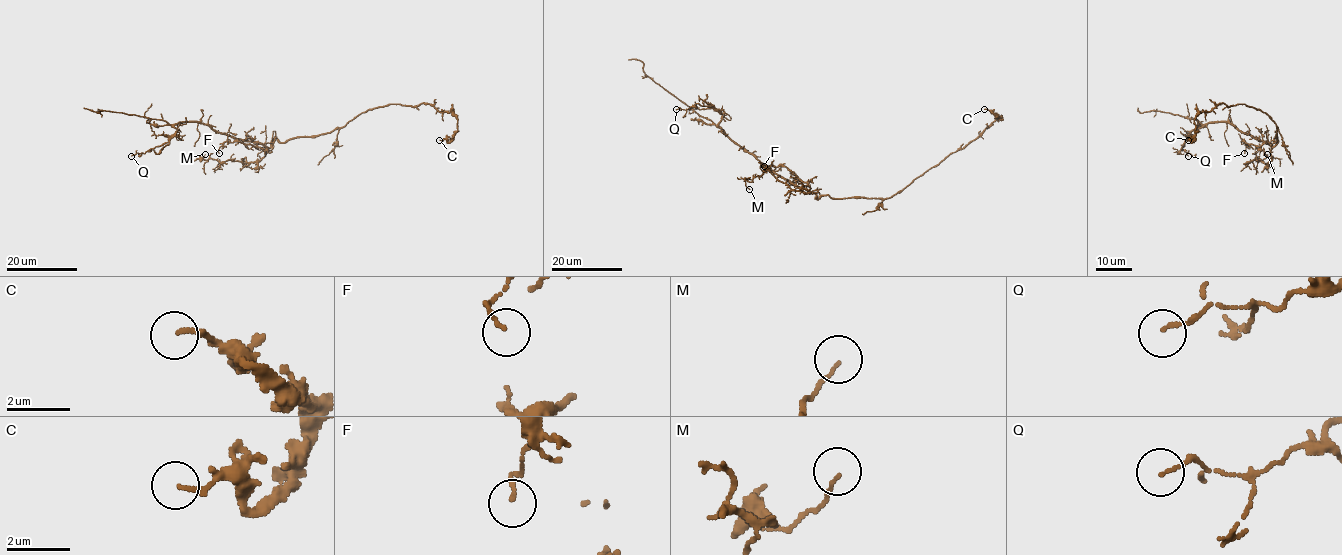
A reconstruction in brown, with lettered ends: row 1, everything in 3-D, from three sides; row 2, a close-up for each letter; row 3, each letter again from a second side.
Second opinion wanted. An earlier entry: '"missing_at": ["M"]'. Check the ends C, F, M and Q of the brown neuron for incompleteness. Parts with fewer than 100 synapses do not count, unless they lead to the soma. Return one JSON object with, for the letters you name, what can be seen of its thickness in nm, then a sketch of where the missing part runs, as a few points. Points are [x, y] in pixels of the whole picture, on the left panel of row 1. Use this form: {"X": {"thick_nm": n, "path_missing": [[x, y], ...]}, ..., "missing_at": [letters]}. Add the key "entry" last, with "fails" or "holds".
{"missing_at": [], "entry": "fails"}

